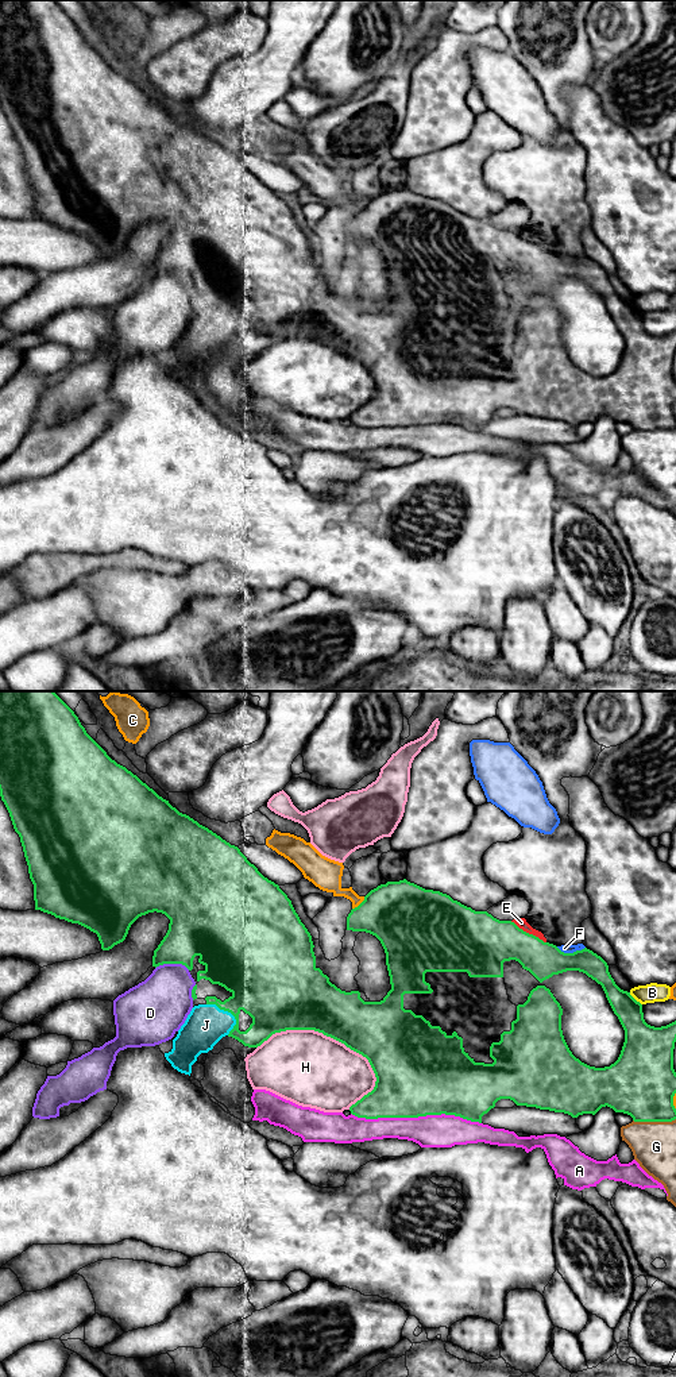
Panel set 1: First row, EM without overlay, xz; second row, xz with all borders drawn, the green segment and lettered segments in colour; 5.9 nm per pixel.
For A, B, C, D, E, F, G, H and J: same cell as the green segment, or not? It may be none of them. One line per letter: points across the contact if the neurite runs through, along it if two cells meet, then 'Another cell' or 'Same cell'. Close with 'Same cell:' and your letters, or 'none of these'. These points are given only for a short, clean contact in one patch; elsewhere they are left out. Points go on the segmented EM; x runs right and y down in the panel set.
A: Another cell
B: Another cell
C: Another cell
D: Another cell
E: Another cell
F: Another cell
G: Another cell
H: Another cell
J: Another cell
Same cell: none of these

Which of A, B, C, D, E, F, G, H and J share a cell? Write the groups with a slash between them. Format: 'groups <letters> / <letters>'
groups A / B / C / D / E / F / G / H / J

